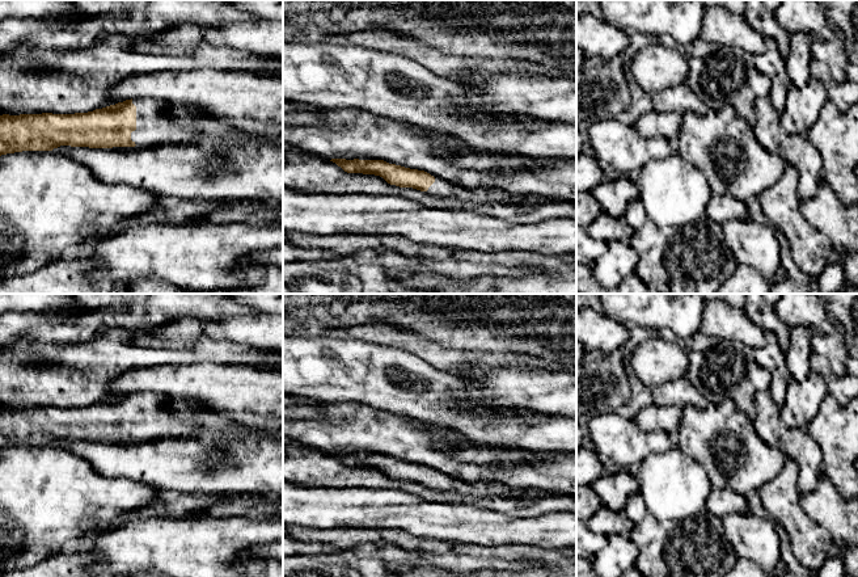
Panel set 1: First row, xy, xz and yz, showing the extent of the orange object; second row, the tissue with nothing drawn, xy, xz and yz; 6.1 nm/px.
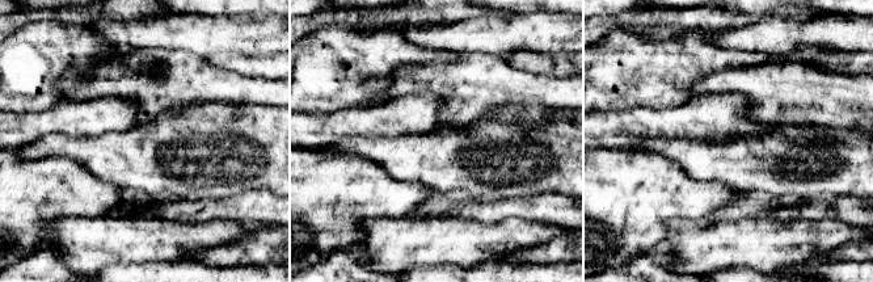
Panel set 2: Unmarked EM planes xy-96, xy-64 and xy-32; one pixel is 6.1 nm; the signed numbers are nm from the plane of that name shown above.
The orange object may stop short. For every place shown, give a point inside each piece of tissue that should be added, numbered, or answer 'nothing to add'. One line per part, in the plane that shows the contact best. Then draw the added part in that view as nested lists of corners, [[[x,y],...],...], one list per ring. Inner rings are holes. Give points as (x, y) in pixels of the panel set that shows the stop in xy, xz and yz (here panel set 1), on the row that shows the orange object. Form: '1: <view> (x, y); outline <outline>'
1: xy (155, 126); outline [[[141,97],[132,98],[136,106],[136,130],[131,132],[135,147],[113,147],[110,149],[134,151],[140,148],[189,143],[195,138],[233,138],[246,143],[267,140],[272,146],[283,147],[283,138],[269,139],[228,126],[216,118],[200,114],[196,121],[182,123],[172,117],[172,108],[161,100]]]

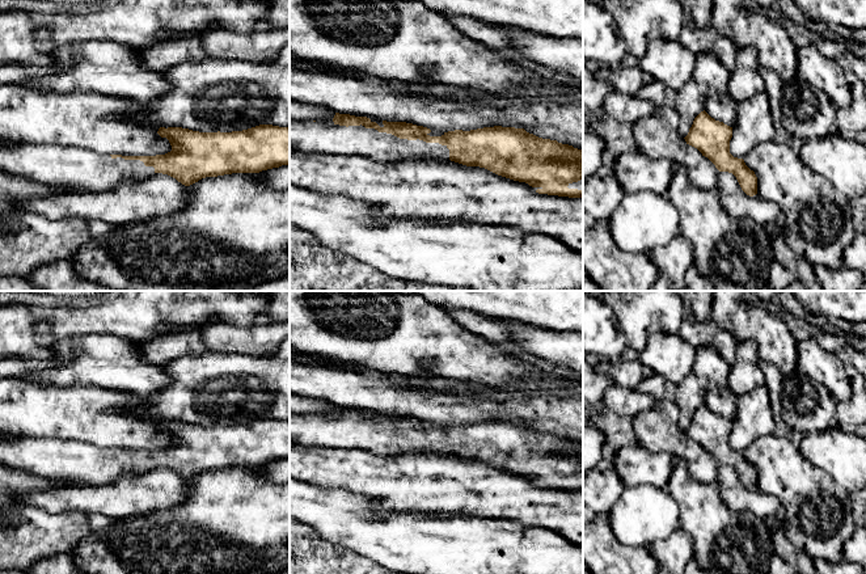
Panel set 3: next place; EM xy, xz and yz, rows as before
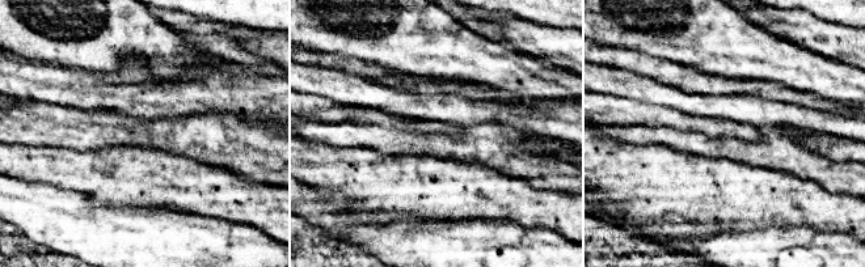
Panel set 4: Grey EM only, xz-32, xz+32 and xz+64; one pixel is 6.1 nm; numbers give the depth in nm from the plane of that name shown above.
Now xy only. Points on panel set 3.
1: xy (74, 167); outline [[[58,144],[0,148],[0,169],[43,183],[88,191],[113,189],[123,180],[138,182],[155,174],[155,168],[145,166],[140,160],[113,159],[110,155]]]

